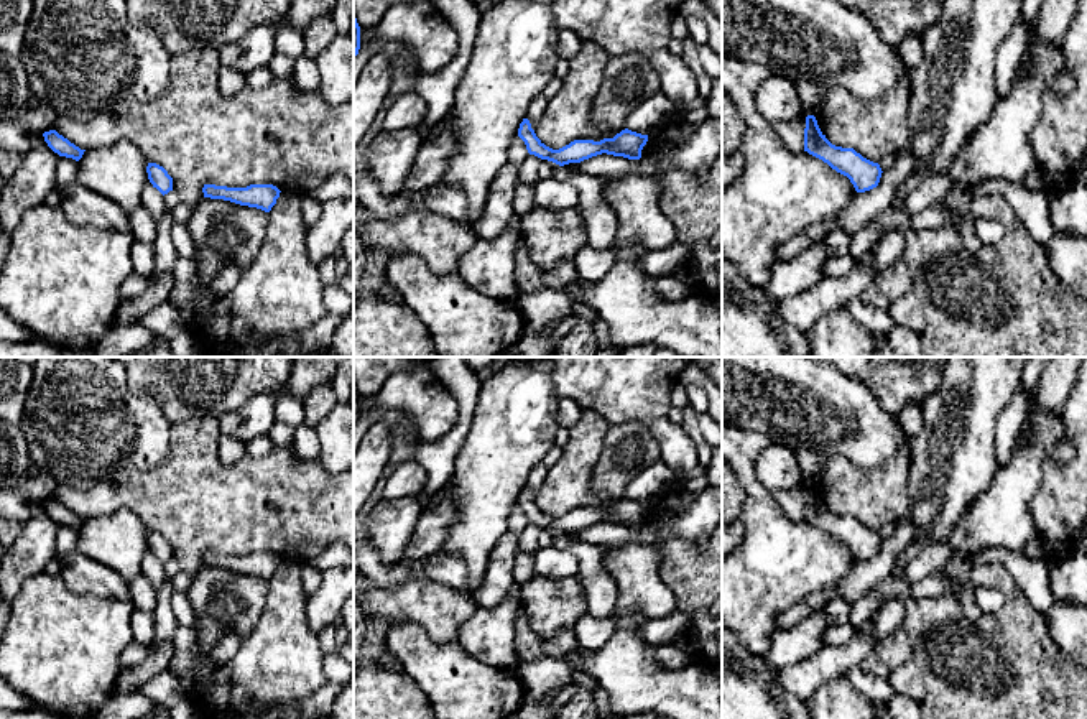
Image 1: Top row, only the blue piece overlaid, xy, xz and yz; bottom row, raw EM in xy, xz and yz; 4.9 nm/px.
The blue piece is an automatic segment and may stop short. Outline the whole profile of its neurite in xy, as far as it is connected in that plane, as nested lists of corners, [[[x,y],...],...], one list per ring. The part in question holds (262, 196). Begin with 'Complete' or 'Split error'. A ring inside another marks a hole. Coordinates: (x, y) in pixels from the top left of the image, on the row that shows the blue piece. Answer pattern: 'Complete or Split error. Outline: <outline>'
Complete. Outline: [[[204,184],[202,193],[204,197],[224,199],[270,212],[281,191],[273,184],[250,184],[247,188]]]

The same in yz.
Complete. Outline: [[[814,115],[806,117],[804,151],[847,176],[857,193],[870,191],[880,183],[883,173],[880,165],[863,158],[853,148],[832,145],[821,132]]]

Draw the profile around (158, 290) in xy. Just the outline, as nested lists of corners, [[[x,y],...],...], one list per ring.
[[[173,271],[161,276],[150,276],[148,288],[136,298],[122,301],[117,314],[115,324],[130,326],[138,321],[140,316],[150,309],[168,301],[173,288]]]

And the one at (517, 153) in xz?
[[[516,137],[508,148],[508,161],[515,166],[521,166],[528,155],[525,141]]]

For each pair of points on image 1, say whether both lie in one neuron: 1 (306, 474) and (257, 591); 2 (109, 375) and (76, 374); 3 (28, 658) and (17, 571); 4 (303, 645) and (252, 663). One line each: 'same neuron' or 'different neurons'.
1: different neurons
2: same neuron
3: different neurons
4: same neuron

